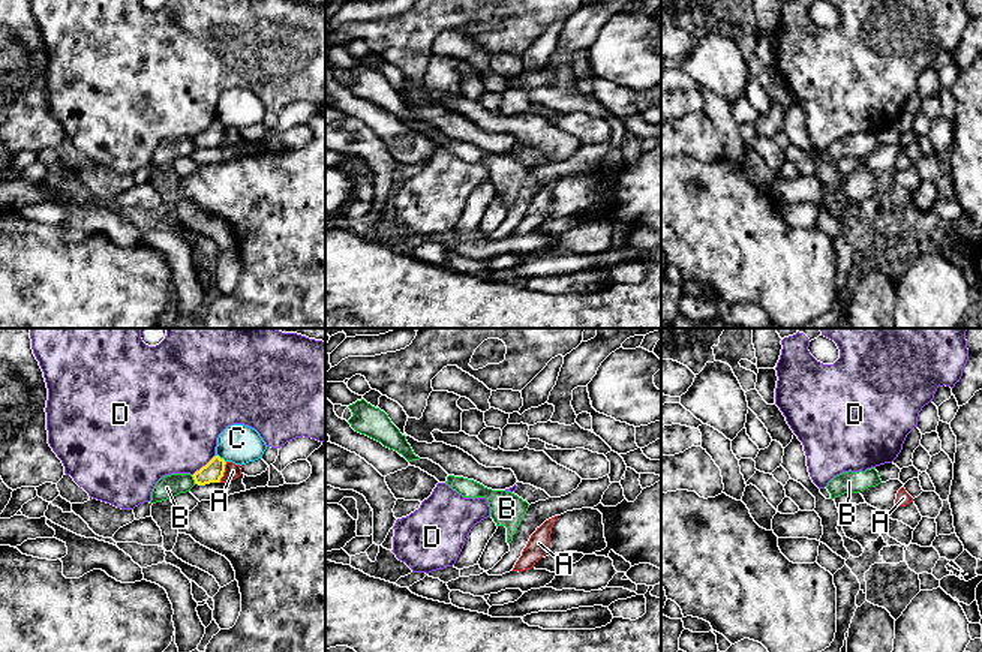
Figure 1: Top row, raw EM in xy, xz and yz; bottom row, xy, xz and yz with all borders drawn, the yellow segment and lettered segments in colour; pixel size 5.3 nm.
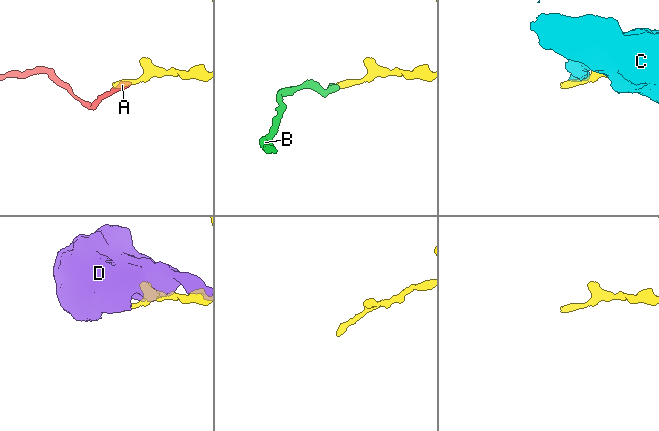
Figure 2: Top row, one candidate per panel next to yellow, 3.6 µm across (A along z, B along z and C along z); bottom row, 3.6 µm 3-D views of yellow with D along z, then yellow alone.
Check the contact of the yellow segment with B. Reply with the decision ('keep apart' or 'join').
keep apart

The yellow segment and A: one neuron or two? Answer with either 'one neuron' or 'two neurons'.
two neurons

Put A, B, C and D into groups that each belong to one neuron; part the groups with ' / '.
A / B / C / D

